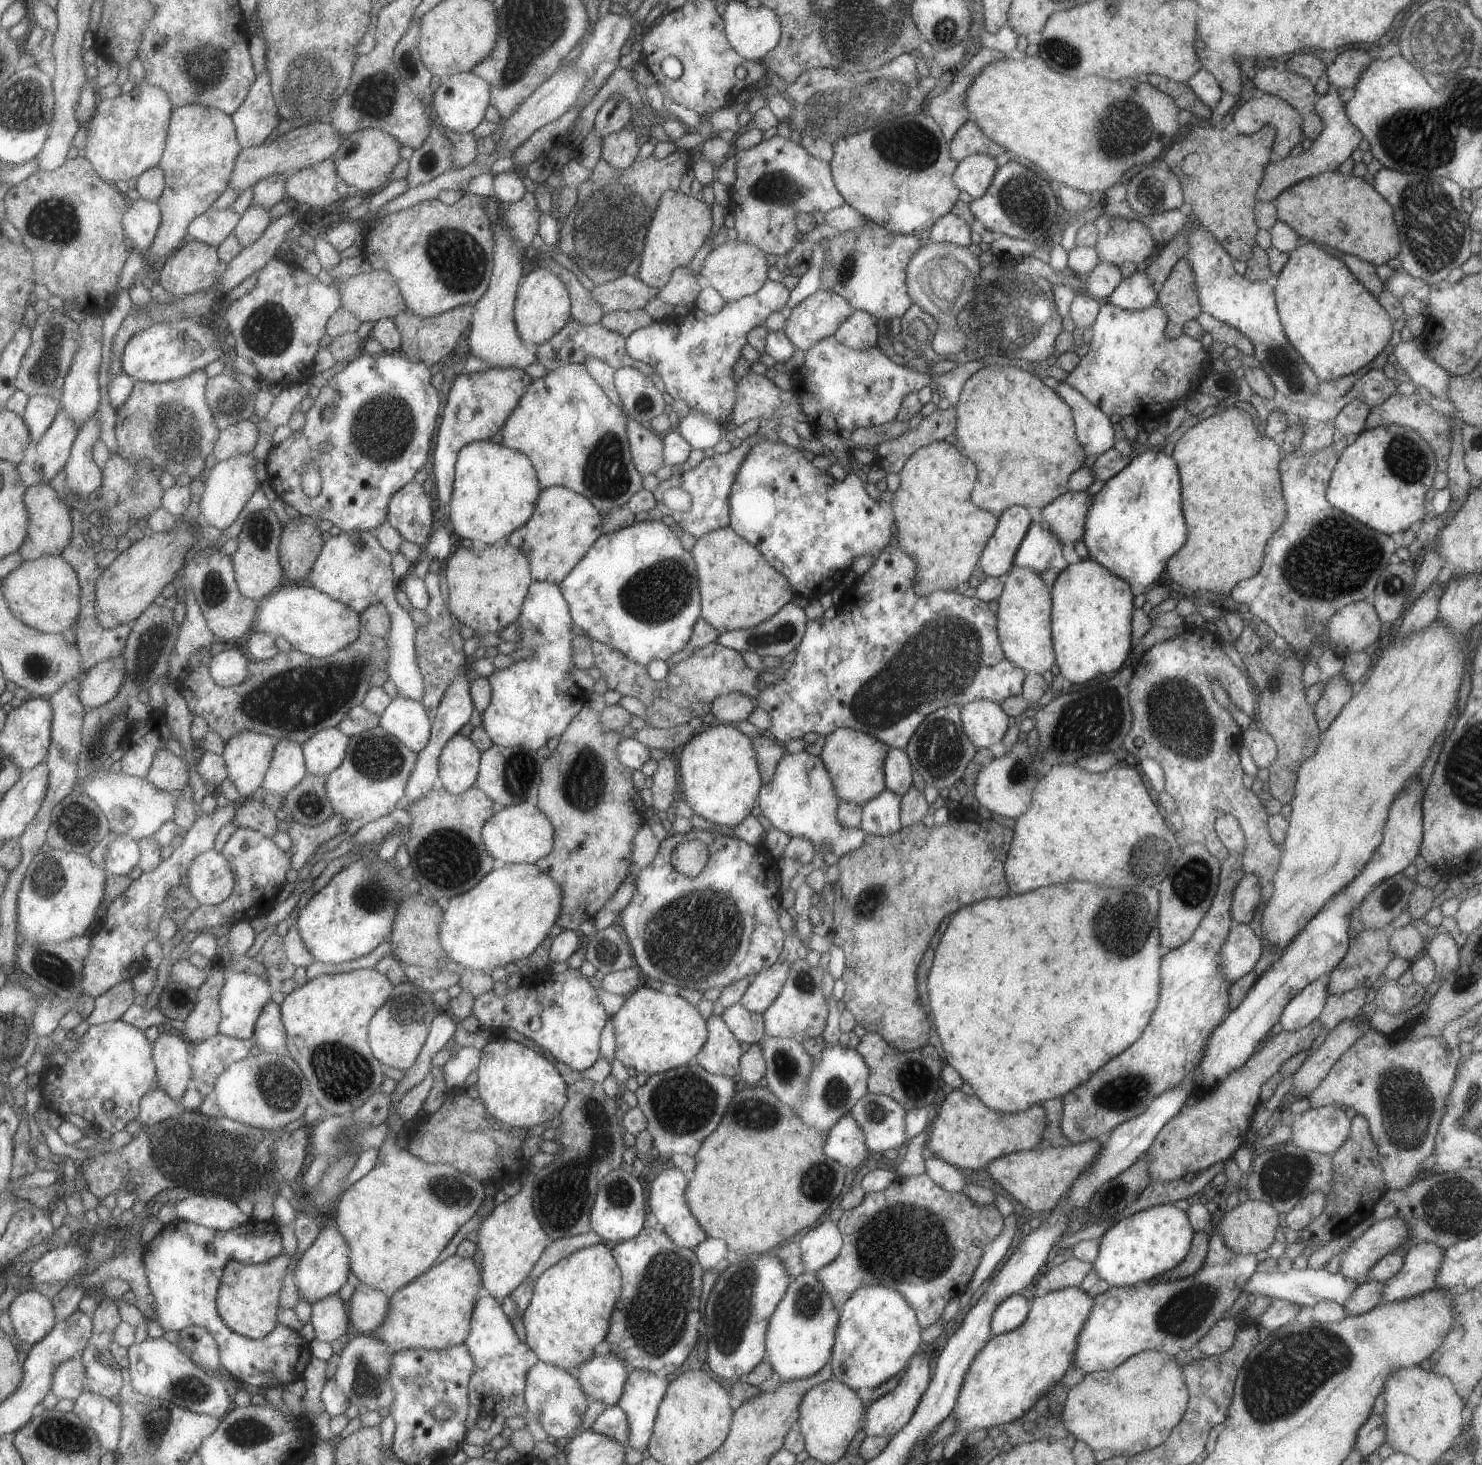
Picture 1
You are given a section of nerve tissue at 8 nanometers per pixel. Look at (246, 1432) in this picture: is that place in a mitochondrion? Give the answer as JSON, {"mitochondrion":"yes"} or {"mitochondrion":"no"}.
{"mitochondrion":"yes"}

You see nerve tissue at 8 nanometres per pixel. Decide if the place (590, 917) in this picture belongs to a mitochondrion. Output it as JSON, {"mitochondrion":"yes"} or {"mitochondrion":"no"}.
{"mitochondrion":"no"}

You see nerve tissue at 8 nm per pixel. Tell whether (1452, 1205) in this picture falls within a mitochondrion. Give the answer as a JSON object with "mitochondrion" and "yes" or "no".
{"mitochondrion":"yes"}

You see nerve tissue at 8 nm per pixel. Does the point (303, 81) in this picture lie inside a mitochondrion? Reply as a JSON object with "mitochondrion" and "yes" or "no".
{"mitochondrion":"yes"}

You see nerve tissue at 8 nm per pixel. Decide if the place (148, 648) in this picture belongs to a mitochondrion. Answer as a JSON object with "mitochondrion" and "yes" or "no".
{"mitochondrion":"yes"}

